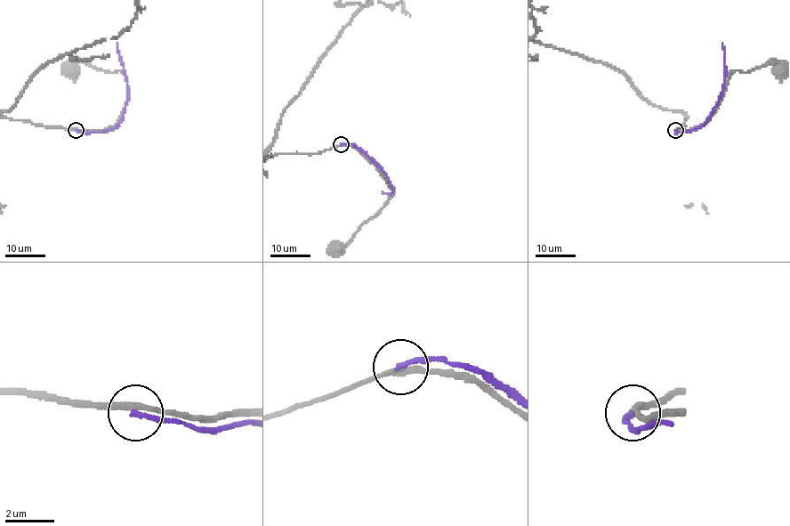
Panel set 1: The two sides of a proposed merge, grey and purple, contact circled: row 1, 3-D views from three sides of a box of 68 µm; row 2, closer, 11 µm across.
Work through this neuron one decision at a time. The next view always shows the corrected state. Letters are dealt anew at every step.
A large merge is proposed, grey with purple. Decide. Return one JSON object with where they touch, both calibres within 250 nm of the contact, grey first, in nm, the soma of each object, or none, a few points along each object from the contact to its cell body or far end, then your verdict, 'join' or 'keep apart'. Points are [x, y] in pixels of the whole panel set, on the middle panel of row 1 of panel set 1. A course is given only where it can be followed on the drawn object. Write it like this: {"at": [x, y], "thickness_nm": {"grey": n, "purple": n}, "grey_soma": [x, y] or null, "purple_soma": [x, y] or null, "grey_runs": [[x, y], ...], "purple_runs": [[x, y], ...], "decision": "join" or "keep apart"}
{"at": [341, 144], "thickness_nm": {"grey": 220, "purple": 200}, "grey_soma": [335, 250], "purple_soma": null, "grey_runs": [[341, 144], [356, 147], [382, 173], [391, 189], [391, 198], [366, 222], [340, 253], [337, 251]], "purple_runs": [[341, 144], [355, 145], [379, 166], [392, 187], [390, 194], [382, 190]], "decision": "keep apart"}

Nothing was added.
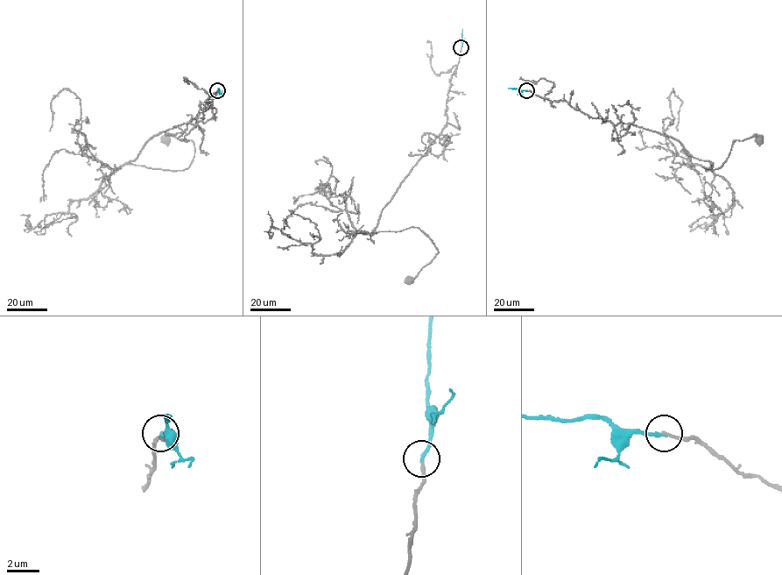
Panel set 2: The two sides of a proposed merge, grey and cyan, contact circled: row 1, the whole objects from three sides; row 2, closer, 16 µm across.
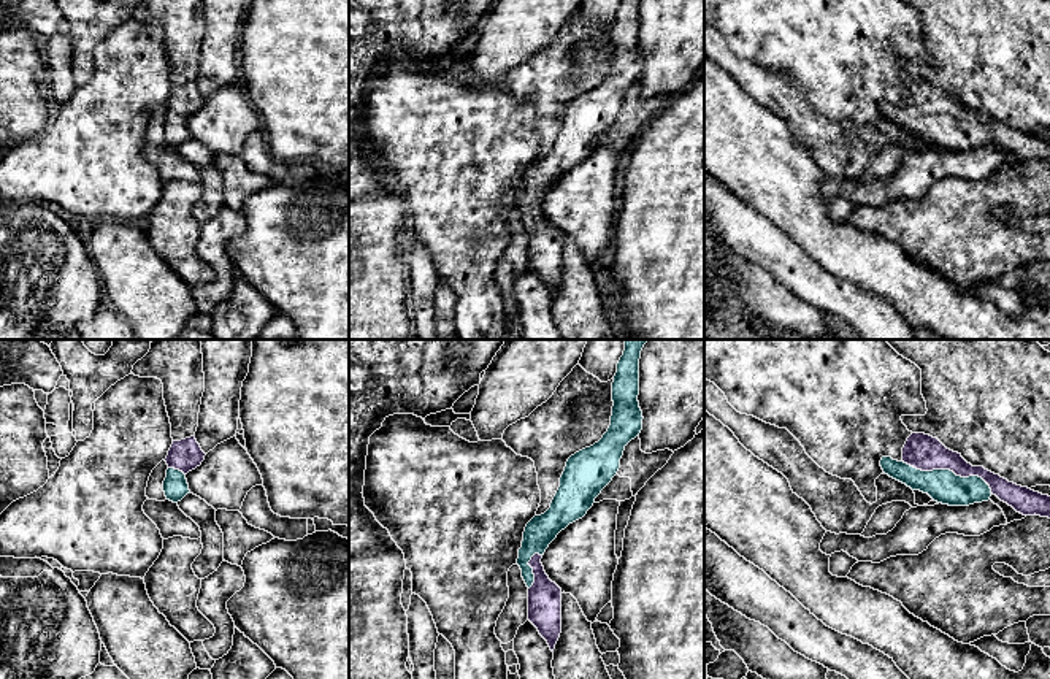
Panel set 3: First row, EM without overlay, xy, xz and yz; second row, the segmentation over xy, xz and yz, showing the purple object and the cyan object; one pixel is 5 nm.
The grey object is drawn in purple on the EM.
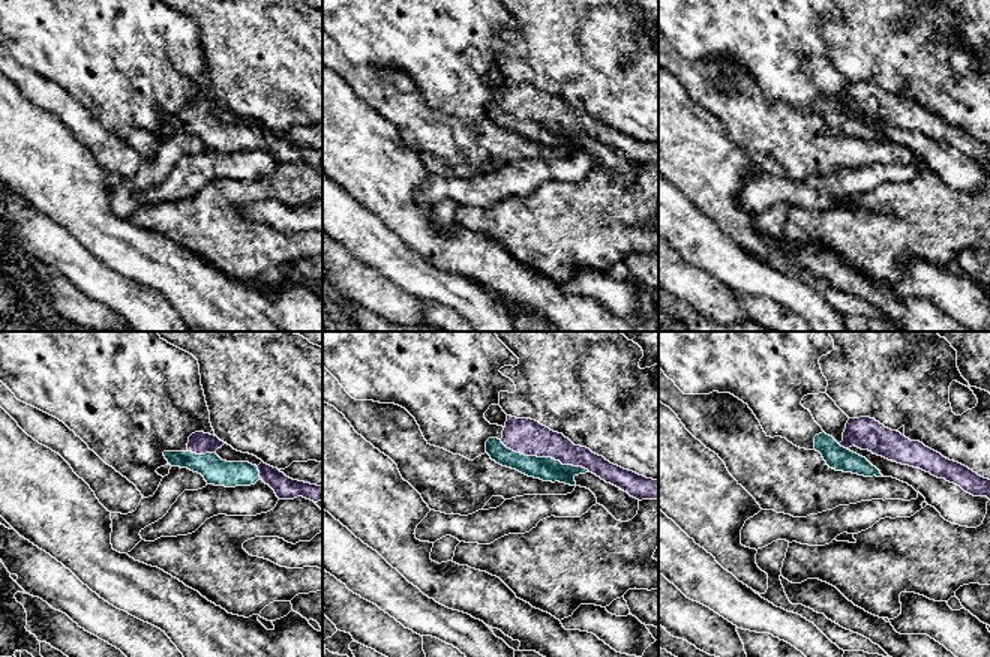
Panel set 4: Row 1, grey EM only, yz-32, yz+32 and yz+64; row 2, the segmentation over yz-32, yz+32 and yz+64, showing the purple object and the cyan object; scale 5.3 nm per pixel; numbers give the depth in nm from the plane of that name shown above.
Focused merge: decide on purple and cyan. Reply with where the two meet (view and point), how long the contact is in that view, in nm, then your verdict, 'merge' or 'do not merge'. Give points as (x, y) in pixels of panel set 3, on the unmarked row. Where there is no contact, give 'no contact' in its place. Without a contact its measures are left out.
meets purple in yz at (949, 113); contact 500 nm long; merge

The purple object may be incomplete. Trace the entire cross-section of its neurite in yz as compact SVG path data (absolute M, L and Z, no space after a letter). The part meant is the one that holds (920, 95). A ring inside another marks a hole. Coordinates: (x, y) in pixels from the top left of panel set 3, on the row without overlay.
M925 78L907 82L901 106L882 102L880 111L890 122L942 149L969 151L996 140L1023 160L1050 163L1048 140L1009 127L983 111L972 111L961 98Z

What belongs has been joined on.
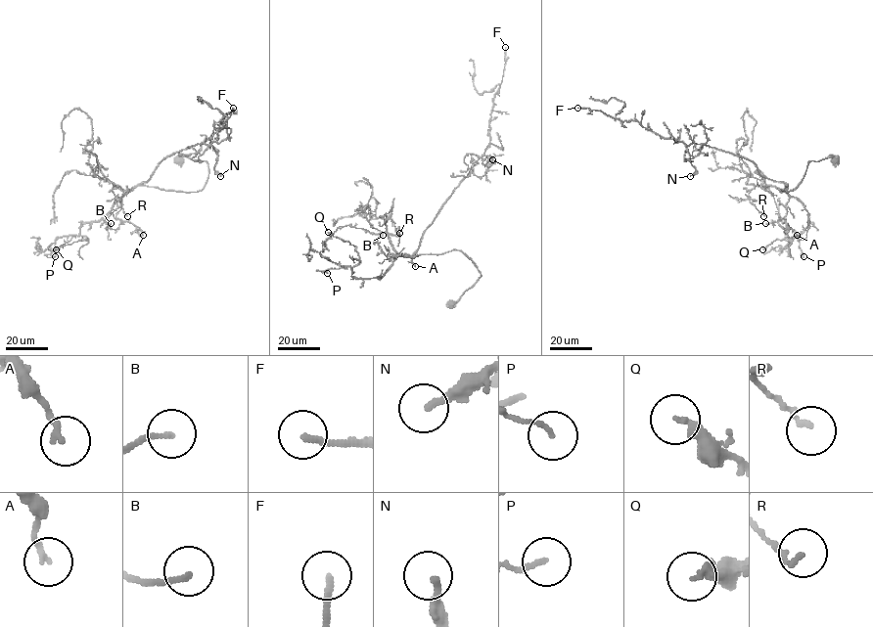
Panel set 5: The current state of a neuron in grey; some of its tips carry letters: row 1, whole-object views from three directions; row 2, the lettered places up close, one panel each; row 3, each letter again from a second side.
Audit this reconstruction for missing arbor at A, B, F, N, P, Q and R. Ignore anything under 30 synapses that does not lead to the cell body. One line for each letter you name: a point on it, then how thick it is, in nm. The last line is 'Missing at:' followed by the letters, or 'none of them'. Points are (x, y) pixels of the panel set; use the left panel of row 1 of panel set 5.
F: Place: (233, 108). Thickness 180 nm
Missing at: F

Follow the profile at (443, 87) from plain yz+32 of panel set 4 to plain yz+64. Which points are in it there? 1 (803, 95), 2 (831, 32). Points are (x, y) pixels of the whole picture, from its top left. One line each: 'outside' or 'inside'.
1: inside
2: outside

